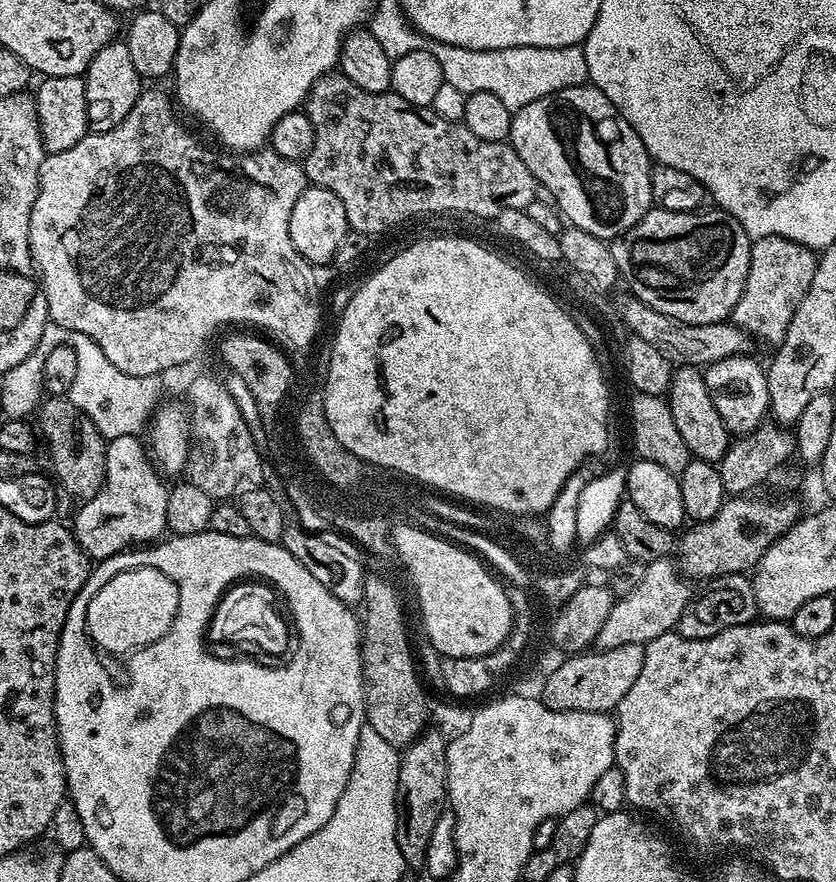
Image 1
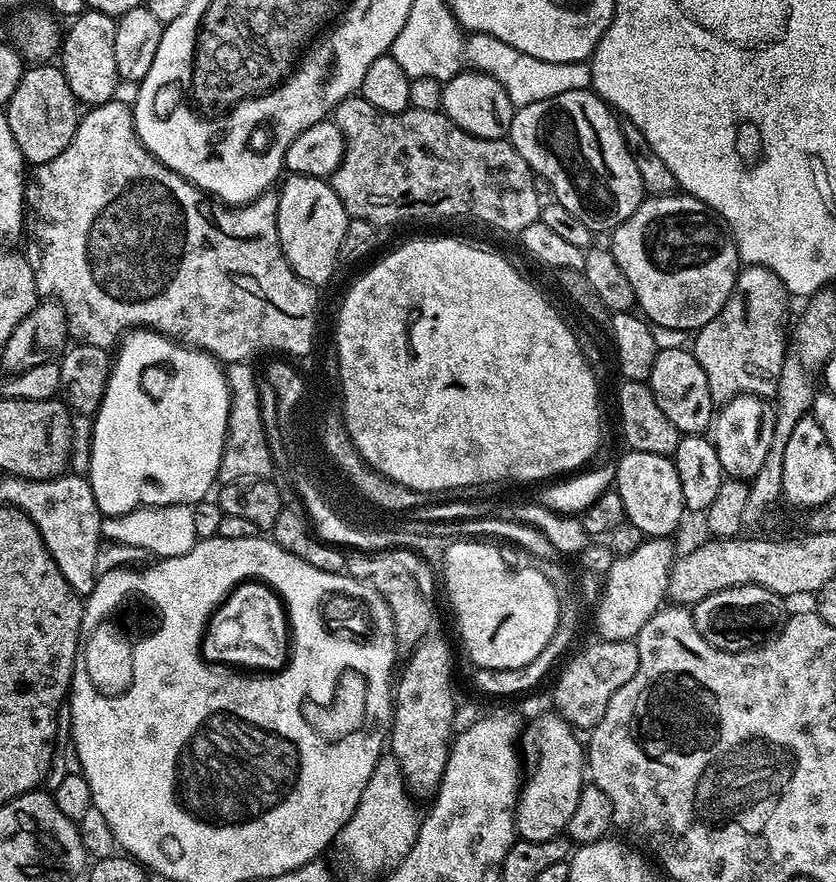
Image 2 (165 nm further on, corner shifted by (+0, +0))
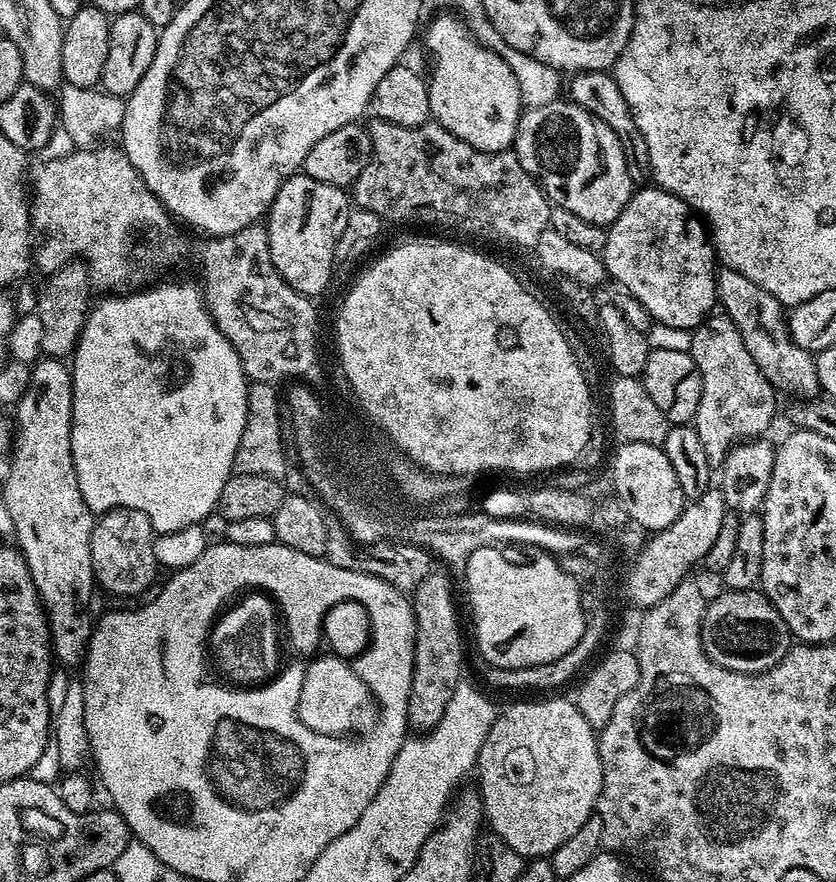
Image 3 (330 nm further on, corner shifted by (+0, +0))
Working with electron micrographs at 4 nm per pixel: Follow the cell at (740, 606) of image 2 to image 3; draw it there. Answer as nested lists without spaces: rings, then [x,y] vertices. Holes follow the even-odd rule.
[[[747,588],[741,592],[724,590],[721,593],[721,596],[716,596],[713,600],[711,597],[707,601],[702,626],[700,627],[702,646],[708,657],[726,670],[751,672],[753,674],[770,670],[778,662],[782,662],[782,658],[788,652],[794,637],[788,631],[786,622],[782,622],[782,614],[778,614],[778,610],[774,610],[774,606],[769,602],[763,591],[756,588]]]

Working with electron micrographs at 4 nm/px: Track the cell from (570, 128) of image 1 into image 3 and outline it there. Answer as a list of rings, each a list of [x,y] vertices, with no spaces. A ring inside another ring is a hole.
[[[561,98],[546,106],[527,109],[516,127],[514,151],[522,166],[543,188],[545,196],[555,207],[571,210],[578,214],[578,218],[586,218],[586,222],[611,226],[632,197],[634,181],[628,173],[624,151],[622,146],[618,146],[614,130],[567,99]]]

